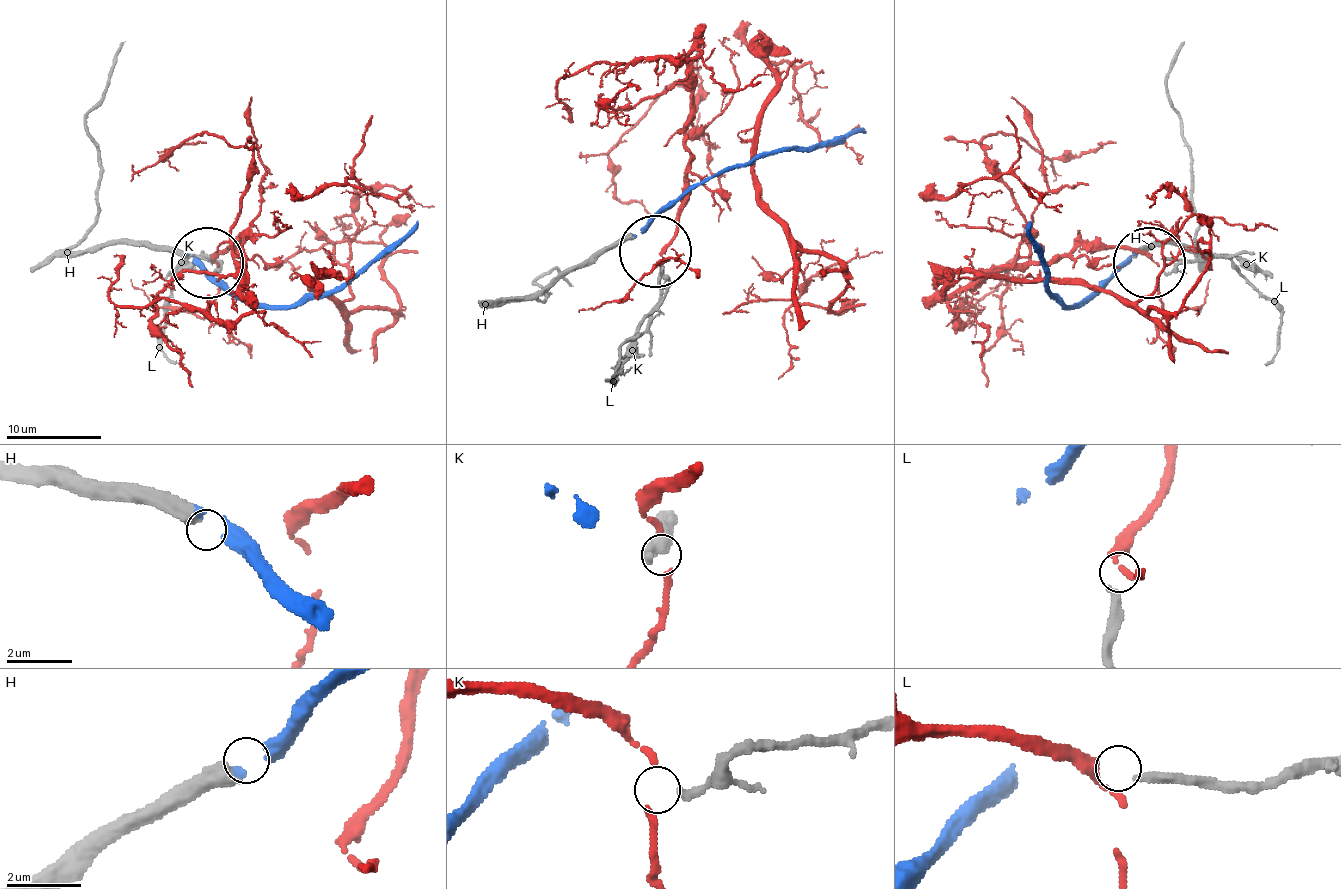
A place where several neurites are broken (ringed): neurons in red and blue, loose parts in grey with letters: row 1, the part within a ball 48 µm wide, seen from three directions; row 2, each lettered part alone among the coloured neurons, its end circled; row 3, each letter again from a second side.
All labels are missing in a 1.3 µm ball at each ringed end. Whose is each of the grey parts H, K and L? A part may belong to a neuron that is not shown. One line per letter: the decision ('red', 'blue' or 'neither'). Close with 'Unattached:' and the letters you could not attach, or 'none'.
H: blue
K: neither
L: red
Unattached: K

